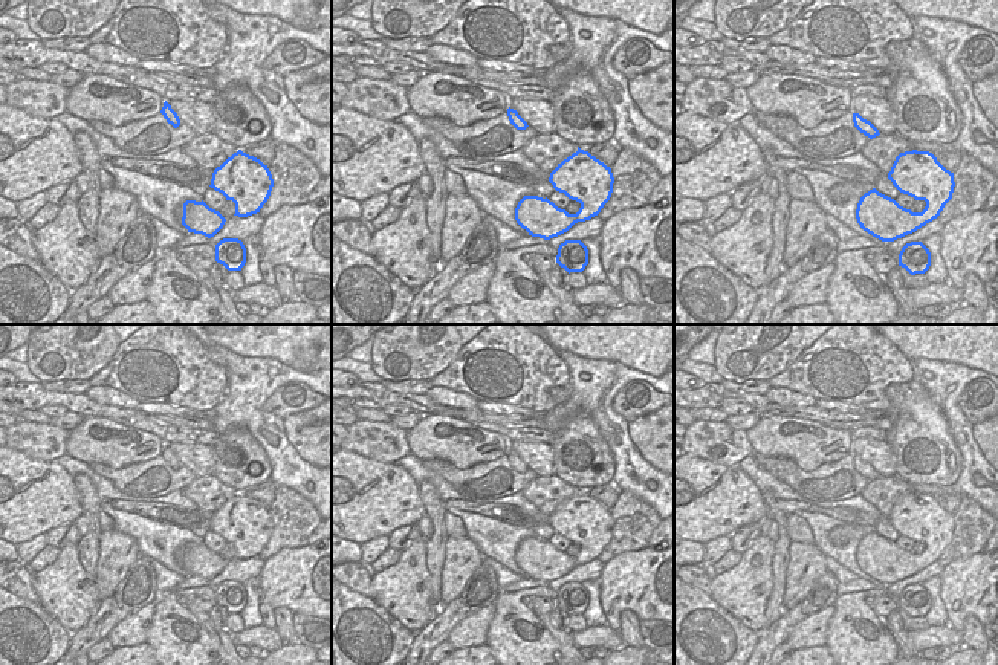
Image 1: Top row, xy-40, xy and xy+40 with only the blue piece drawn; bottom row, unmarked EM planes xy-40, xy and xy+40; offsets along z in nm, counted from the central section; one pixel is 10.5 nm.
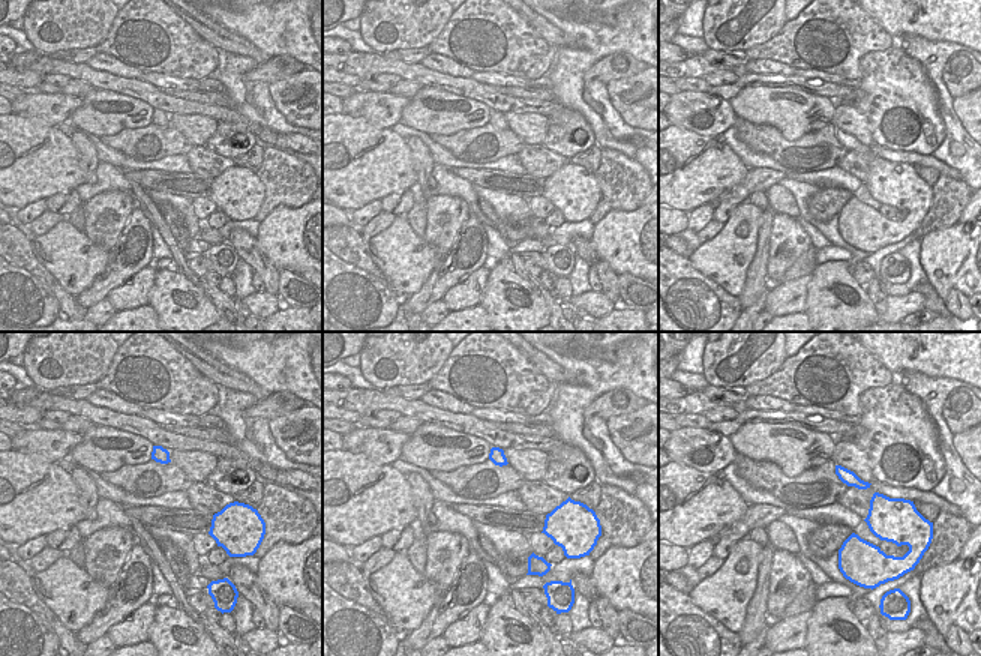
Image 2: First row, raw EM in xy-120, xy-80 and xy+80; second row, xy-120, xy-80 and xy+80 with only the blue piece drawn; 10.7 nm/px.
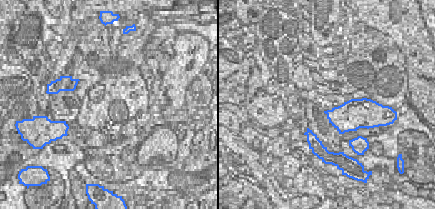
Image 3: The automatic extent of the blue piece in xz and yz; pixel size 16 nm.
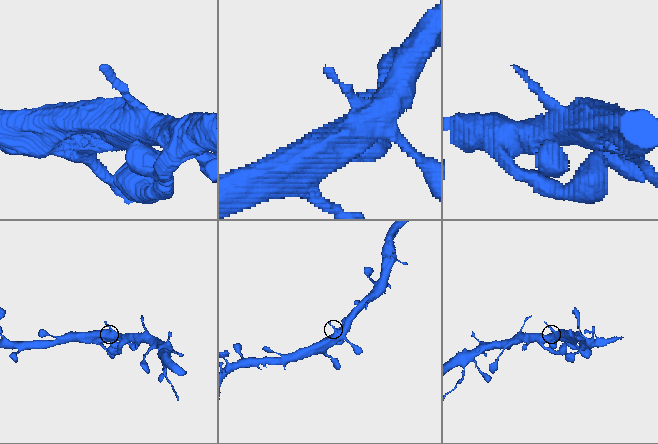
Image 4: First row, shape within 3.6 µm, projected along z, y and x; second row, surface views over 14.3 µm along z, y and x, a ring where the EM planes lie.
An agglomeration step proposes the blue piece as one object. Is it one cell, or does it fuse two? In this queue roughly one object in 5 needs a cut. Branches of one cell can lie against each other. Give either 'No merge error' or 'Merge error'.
No merge error.

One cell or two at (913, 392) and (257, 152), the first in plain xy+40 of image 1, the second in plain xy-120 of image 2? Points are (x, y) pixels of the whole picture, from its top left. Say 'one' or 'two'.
two

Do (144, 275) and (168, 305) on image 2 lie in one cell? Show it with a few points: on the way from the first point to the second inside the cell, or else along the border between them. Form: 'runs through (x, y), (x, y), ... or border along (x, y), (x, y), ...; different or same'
border along (158, 270), (147, 303); different

